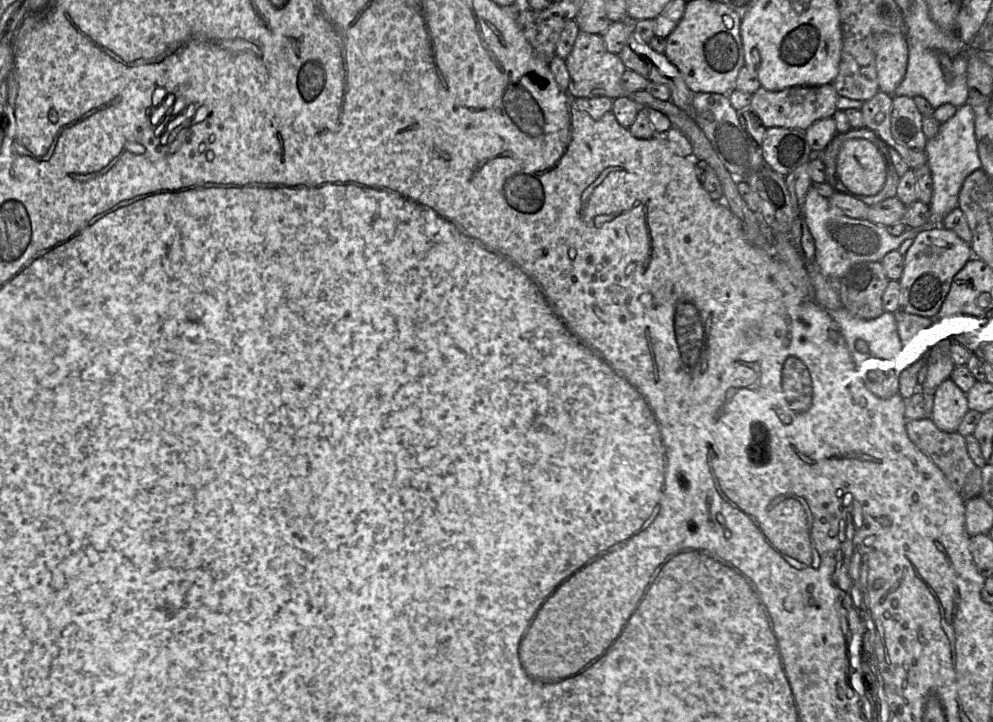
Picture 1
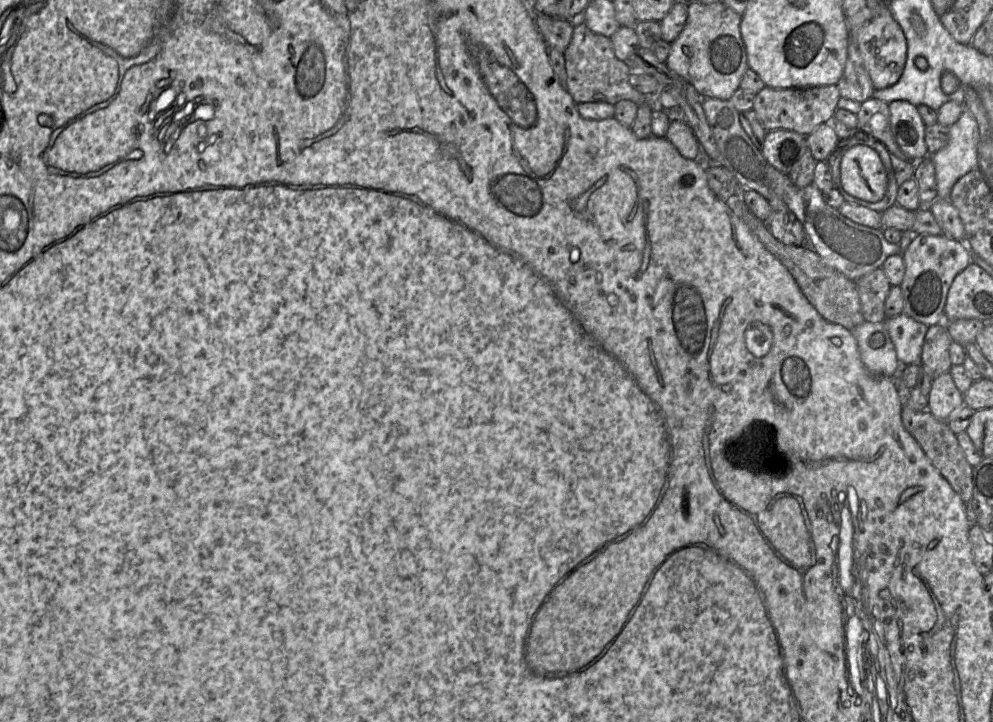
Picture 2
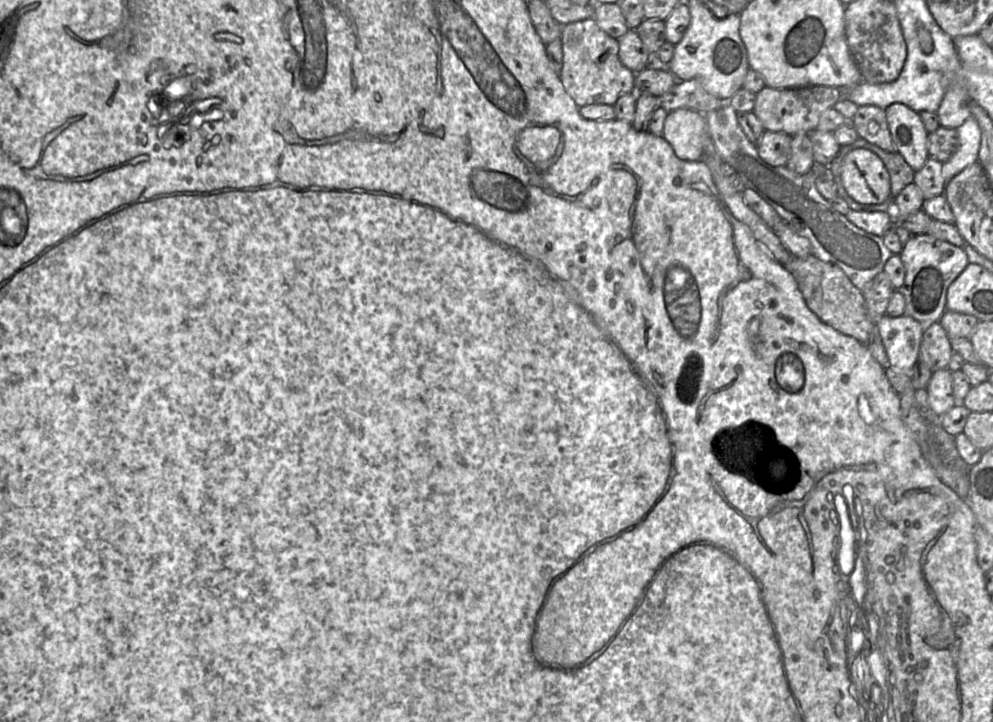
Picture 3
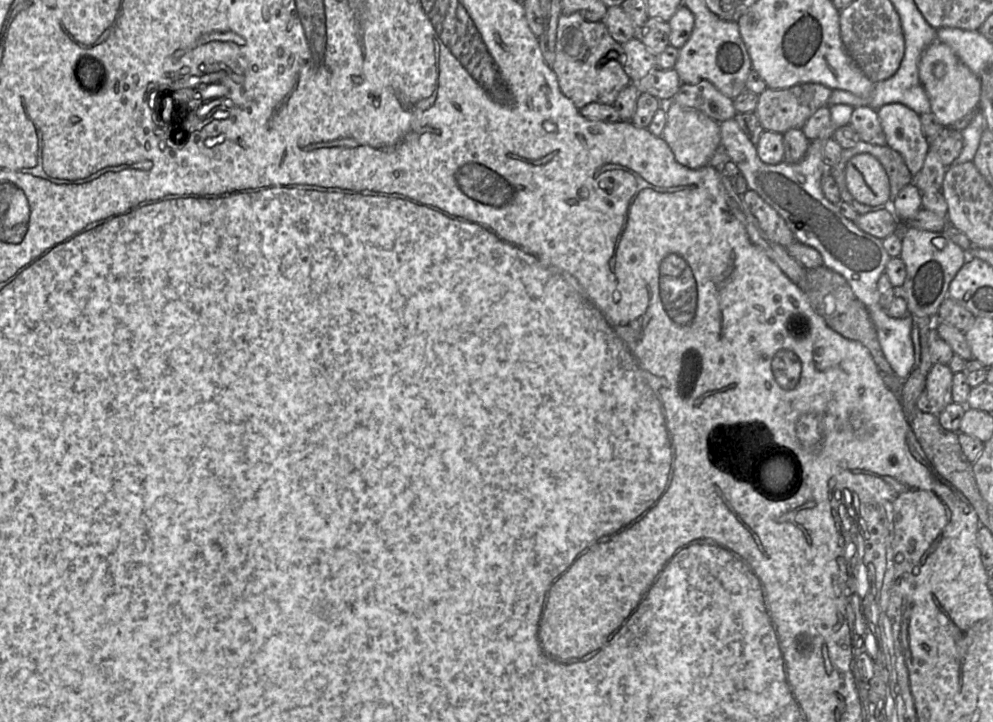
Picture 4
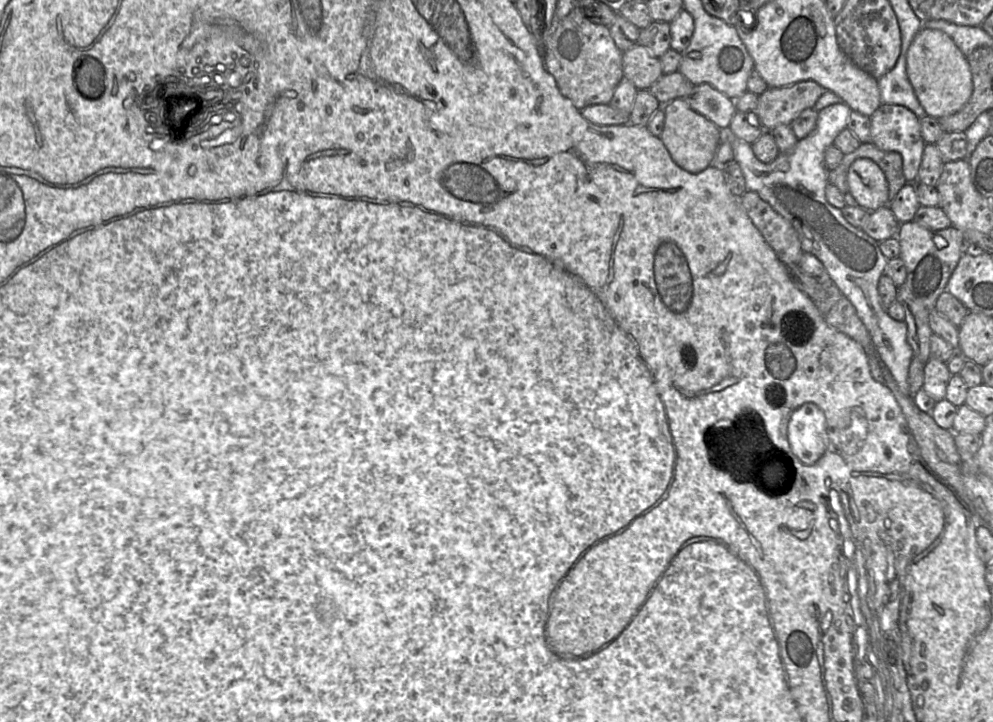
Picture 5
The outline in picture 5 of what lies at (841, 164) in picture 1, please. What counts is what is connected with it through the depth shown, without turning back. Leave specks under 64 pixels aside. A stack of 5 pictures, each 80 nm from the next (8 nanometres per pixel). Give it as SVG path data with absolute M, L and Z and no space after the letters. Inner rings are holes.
M869 158L856 159L847 173L849 192L859 207L875 211L889 205L888 183L881 168Z

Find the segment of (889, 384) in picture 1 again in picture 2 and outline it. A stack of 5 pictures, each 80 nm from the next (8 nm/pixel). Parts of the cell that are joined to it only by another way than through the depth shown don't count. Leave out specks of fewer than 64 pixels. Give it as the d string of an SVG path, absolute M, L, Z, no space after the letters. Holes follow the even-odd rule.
M864 321L851 332L857 341L861 360L868 371L874 376L893 378L900 370L900 362L885 322Z

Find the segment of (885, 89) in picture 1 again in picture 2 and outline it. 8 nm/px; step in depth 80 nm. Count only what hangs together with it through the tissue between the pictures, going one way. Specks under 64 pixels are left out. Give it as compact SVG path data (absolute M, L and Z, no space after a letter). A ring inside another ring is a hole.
M884 2L878 14L858 31L857 46L875 90L890 87L900 79L907 58L907 42L887 2Z

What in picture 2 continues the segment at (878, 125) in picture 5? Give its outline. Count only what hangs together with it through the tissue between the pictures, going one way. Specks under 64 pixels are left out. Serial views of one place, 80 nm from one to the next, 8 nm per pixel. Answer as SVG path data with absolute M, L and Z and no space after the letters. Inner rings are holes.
M908 101L888 103L890 130L901 151L912 161L918 162L929 155L925 143L925 127L917 106Z

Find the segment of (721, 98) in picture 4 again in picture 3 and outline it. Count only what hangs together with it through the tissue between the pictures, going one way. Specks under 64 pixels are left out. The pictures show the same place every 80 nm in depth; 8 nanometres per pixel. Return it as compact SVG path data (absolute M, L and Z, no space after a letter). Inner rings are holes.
M696 80L677 81L659 97L659 106L668 112L678 108L688 108L704 115L720 108L724 103L728 101L711 95Z

